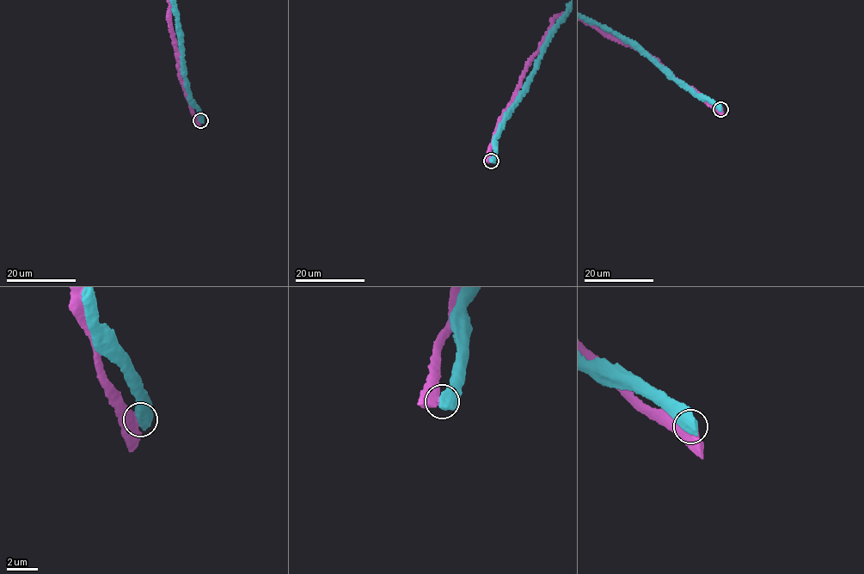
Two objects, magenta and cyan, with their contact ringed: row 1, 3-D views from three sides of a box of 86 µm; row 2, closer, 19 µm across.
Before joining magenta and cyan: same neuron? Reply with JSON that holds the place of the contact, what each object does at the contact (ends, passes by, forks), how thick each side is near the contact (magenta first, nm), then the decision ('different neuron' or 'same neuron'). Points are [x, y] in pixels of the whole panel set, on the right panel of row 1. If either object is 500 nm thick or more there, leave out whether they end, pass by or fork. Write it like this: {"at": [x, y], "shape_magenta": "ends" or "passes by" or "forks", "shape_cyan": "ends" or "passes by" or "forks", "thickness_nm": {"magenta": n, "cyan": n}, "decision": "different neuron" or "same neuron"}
{"at": [720, 109], "thickness_nm": {"magenta": 700, "cyan": 800}, "decision": "different neuron"}

